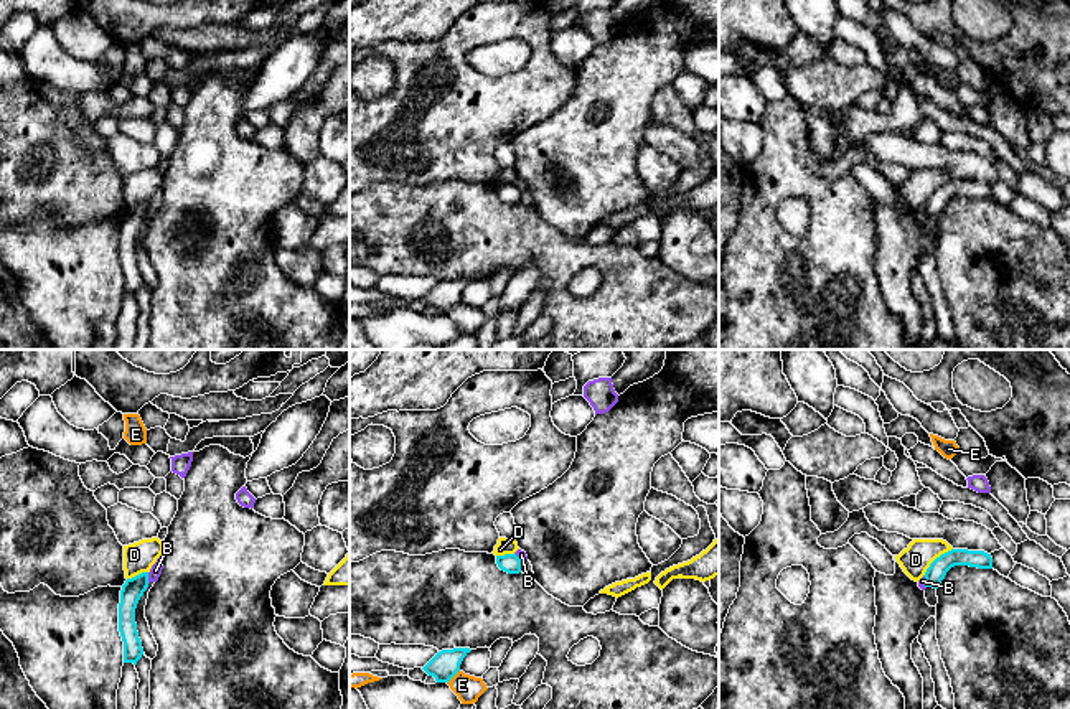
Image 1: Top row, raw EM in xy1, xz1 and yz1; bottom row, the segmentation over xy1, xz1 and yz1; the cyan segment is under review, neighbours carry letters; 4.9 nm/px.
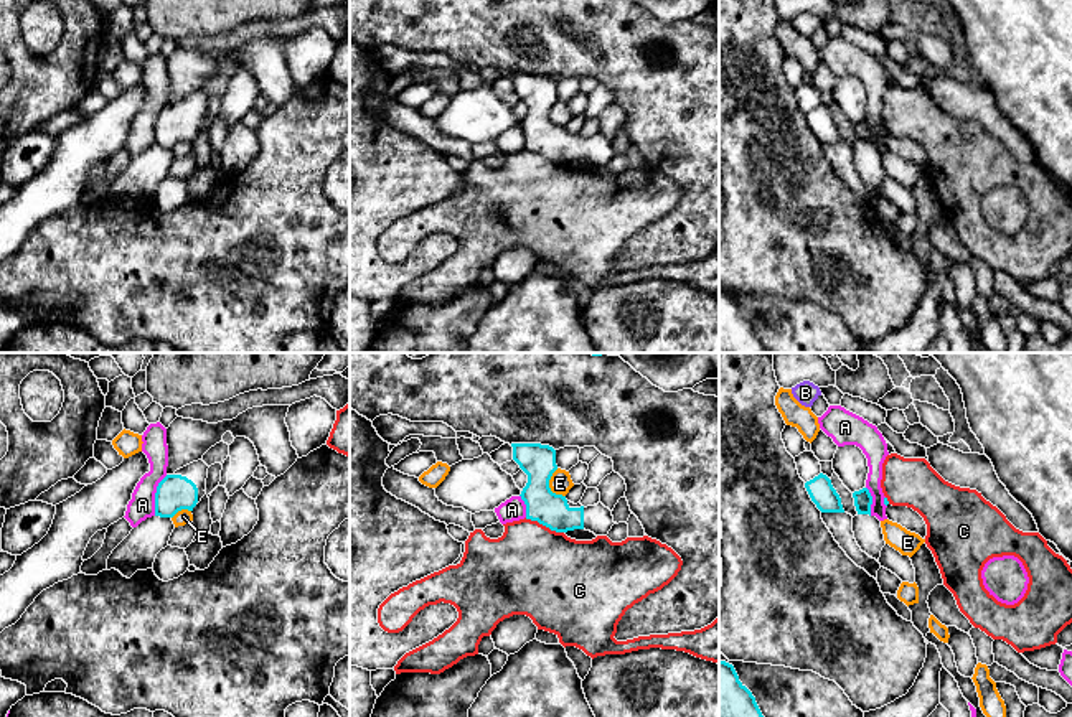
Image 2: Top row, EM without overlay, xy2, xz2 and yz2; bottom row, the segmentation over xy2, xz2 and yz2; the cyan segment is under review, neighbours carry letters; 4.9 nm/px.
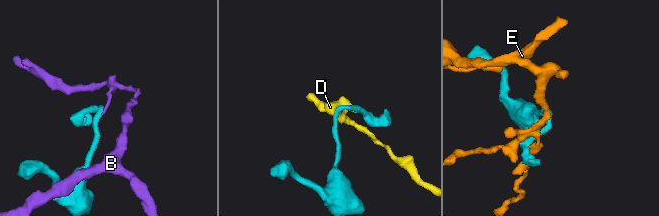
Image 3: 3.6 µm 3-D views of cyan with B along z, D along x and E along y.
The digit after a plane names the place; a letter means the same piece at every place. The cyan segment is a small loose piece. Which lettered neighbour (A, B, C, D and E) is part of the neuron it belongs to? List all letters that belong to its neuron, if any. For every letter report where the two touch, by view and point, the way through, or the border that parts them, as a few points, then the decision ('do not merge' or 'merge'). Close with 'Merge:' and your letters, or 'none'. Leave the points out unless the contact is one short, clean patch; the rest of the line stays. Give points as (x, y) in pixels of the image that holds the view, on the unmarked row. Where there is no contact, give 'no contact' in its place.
A: contact xy2 (155, 126); border xy2 (167, 106), (157, 117), (154, 145); do not merge
B: contact xy1 (147, 208); border xy1 (147, 203), (149, 213); do not merge
C: contact xz2 (545, 155); do not merge
D: contact yz1 (935, 190); border yz1 (952, 178), (942, 183), (924, 205); do not merge
E: contact xz2 (548, 117); do not merge
Merge: none

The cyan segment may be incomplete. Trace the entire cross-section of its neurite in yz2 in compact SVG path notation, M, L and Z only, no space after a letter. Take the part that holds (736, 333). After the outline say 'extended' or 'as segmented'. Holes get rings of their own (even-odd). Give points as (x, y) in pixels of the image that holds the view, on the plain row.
M719 292L719 353L767 353L732 295Z | as segmented

